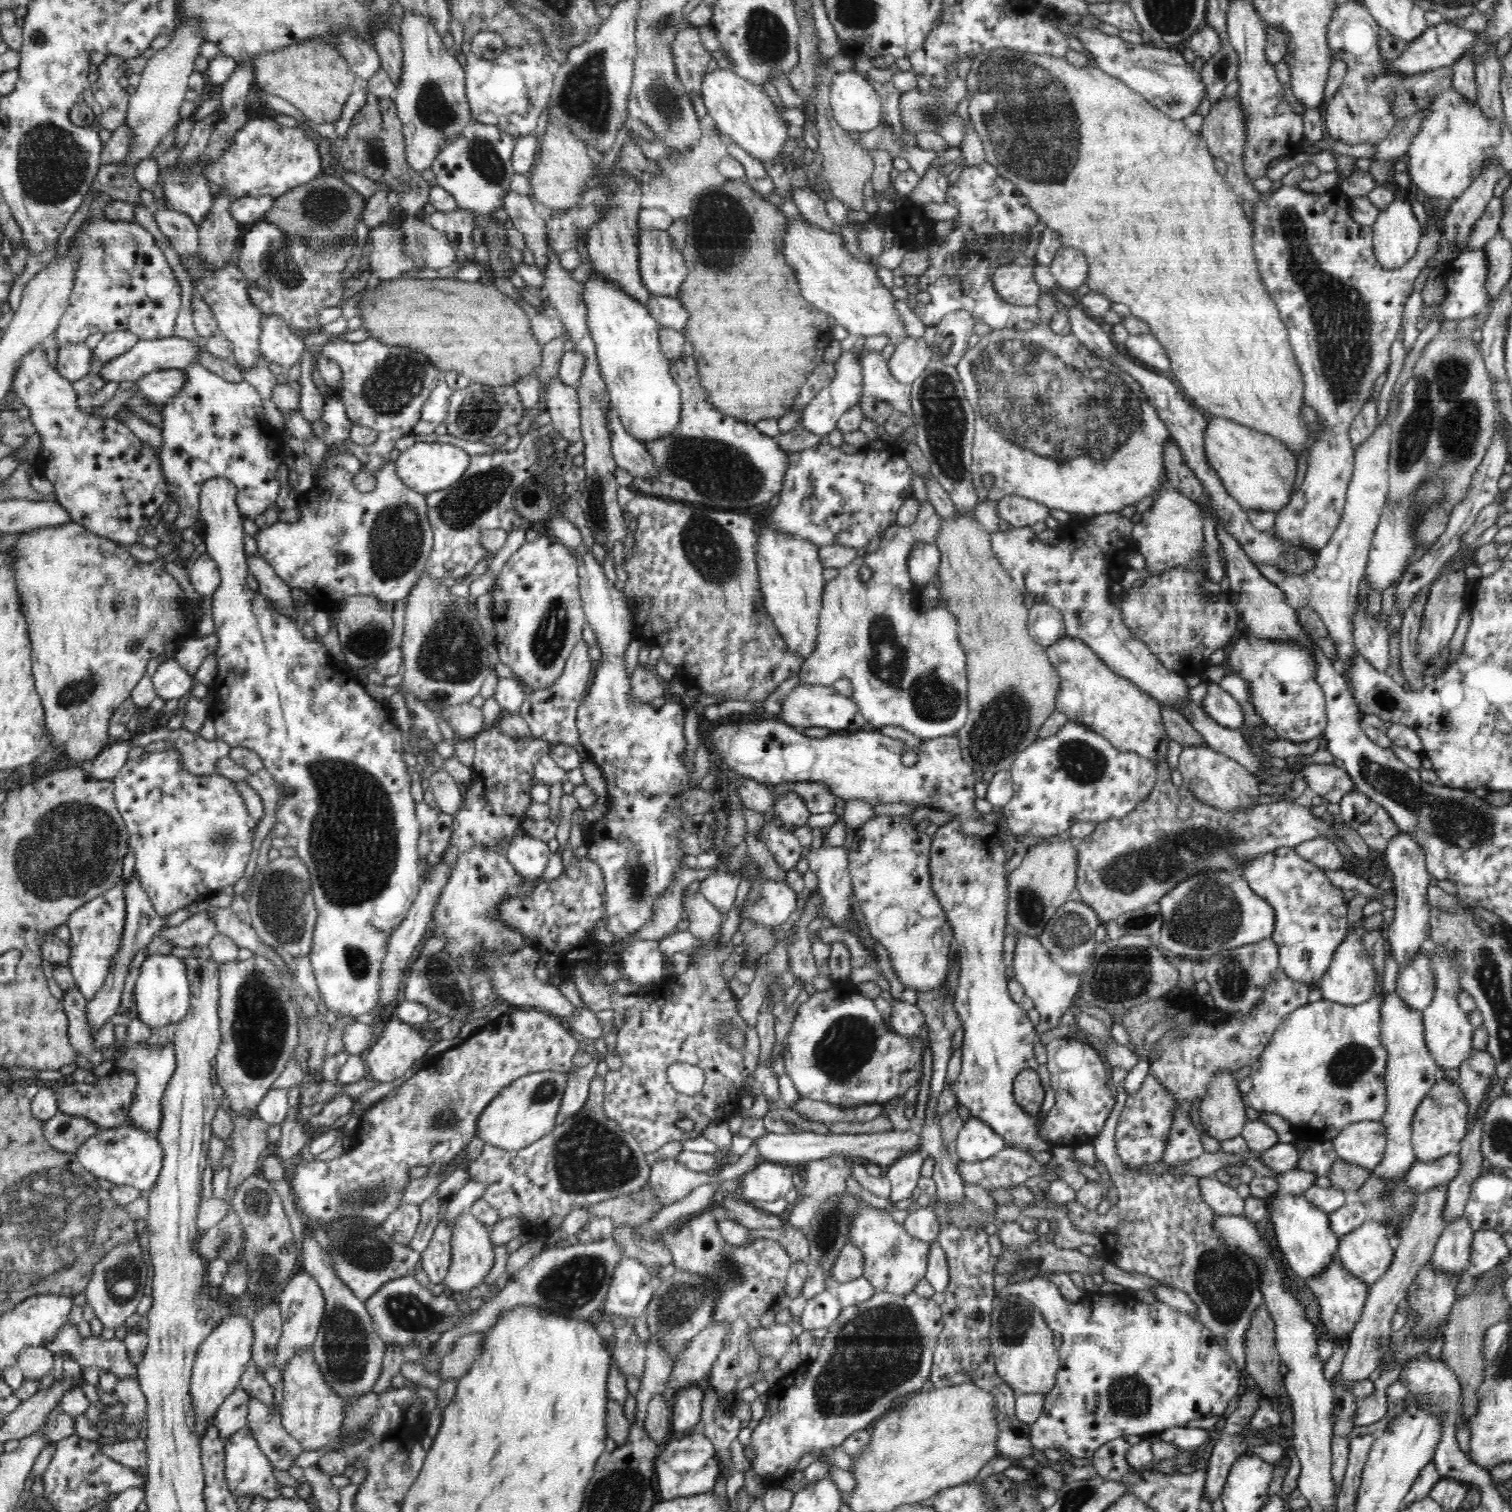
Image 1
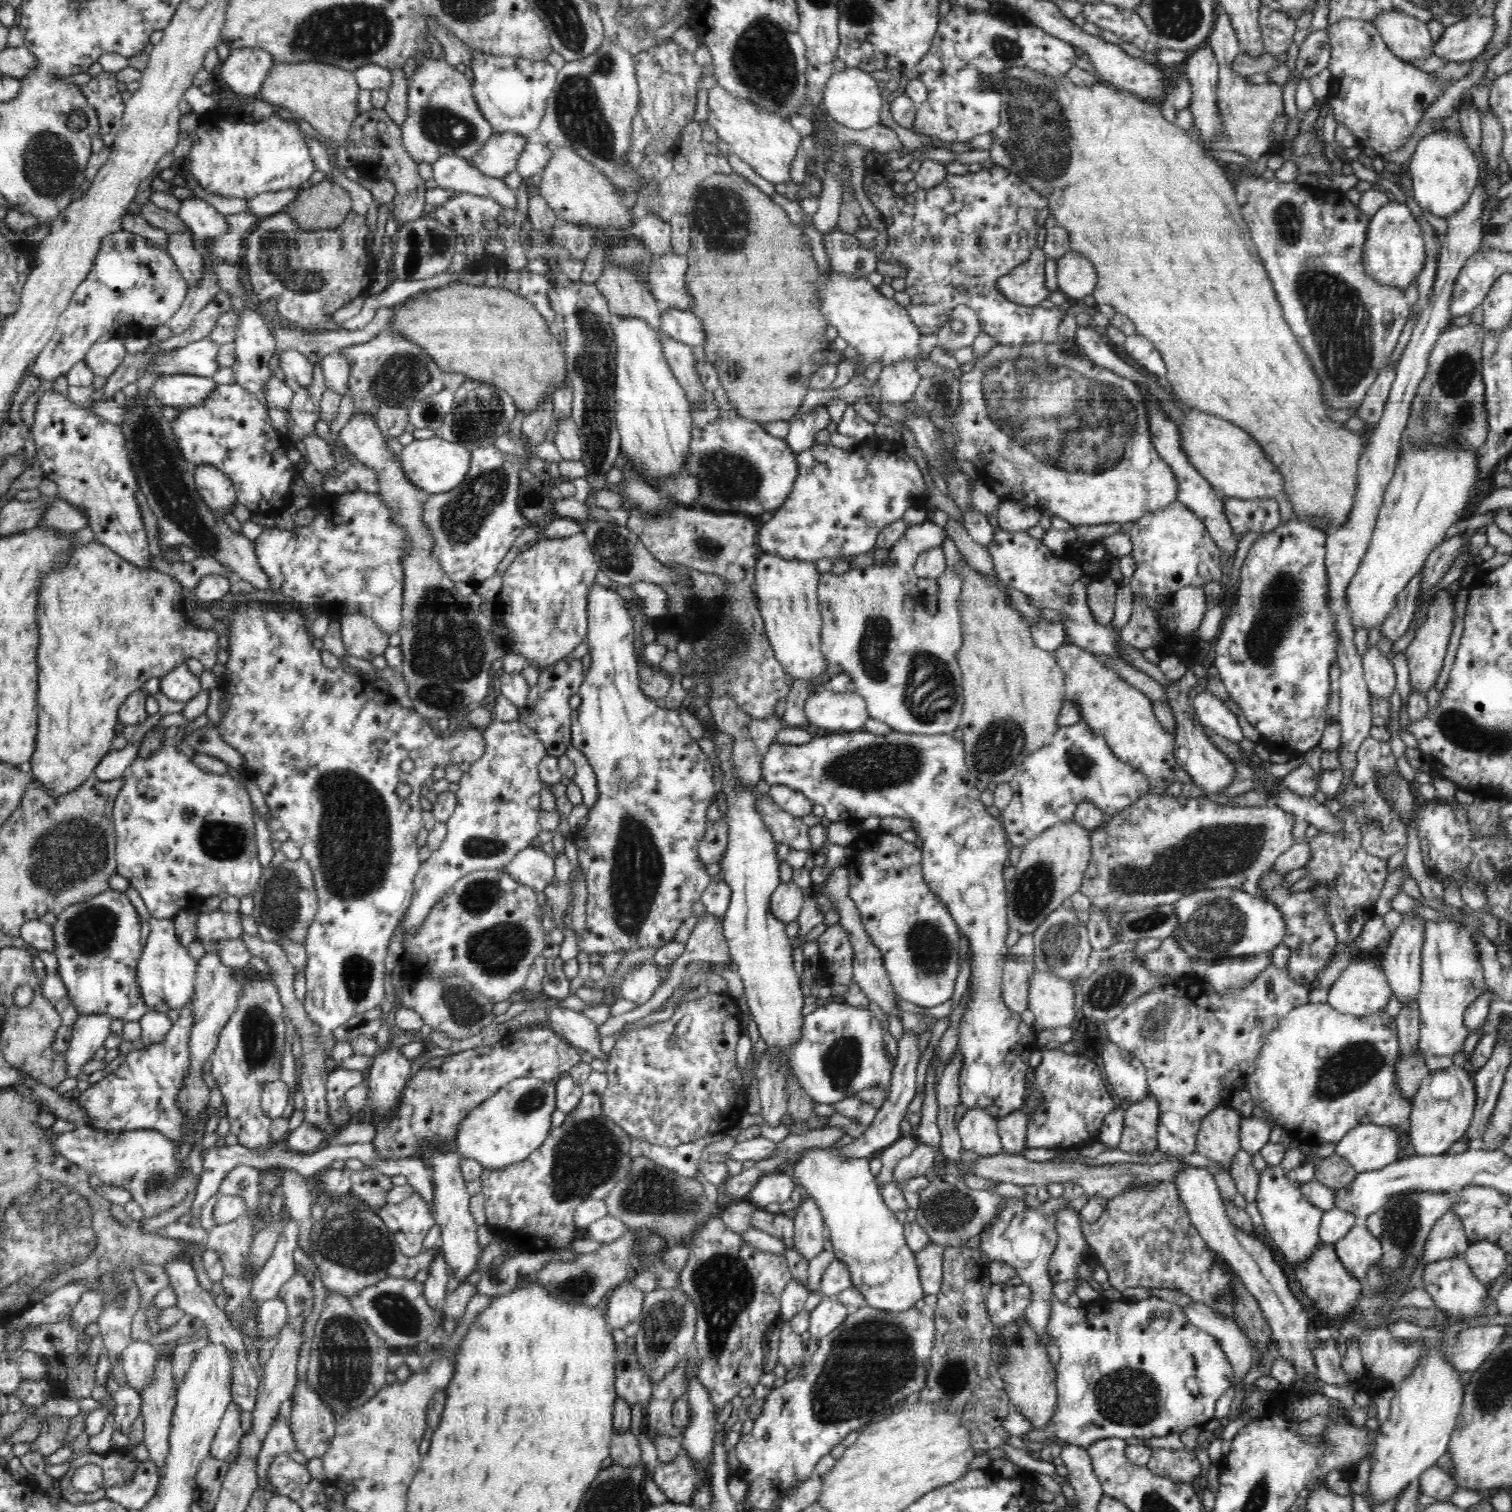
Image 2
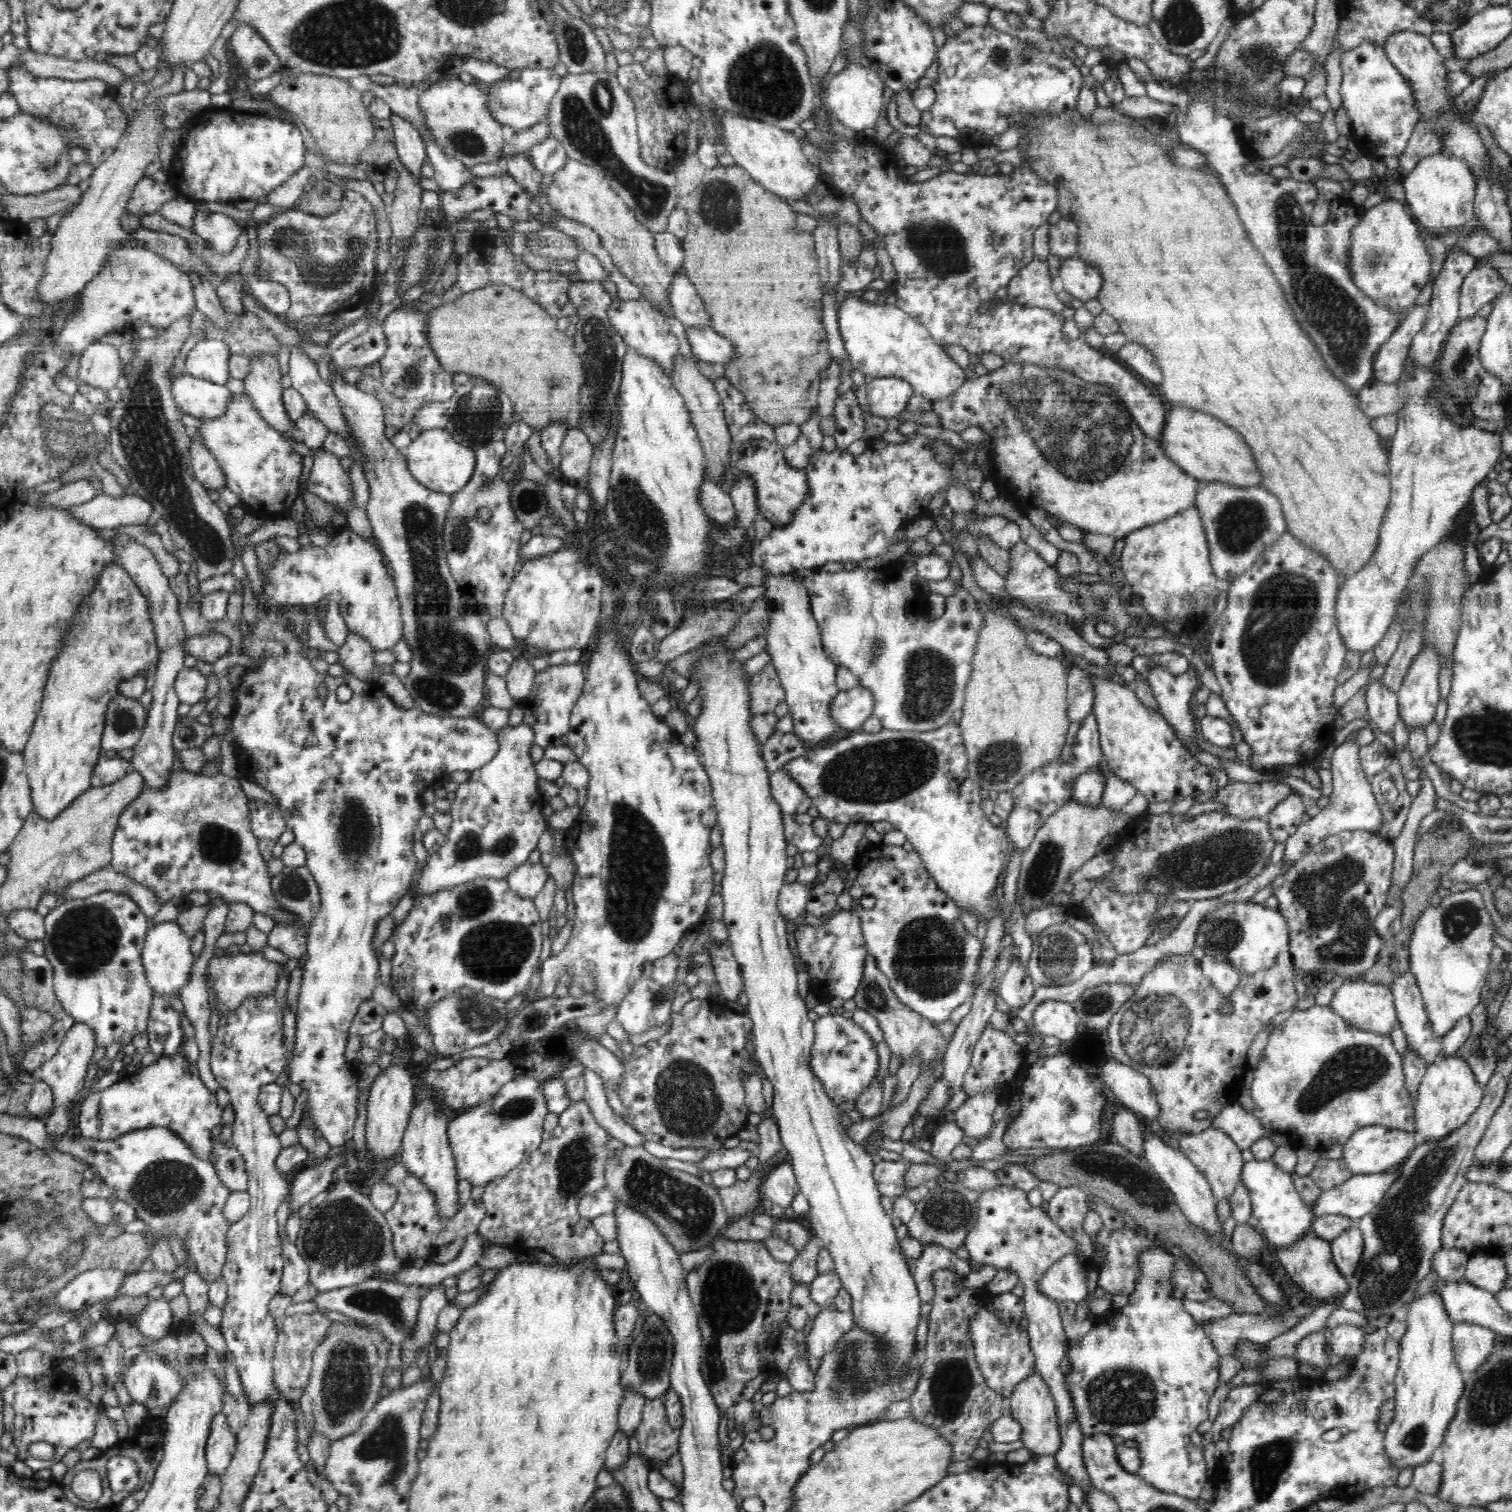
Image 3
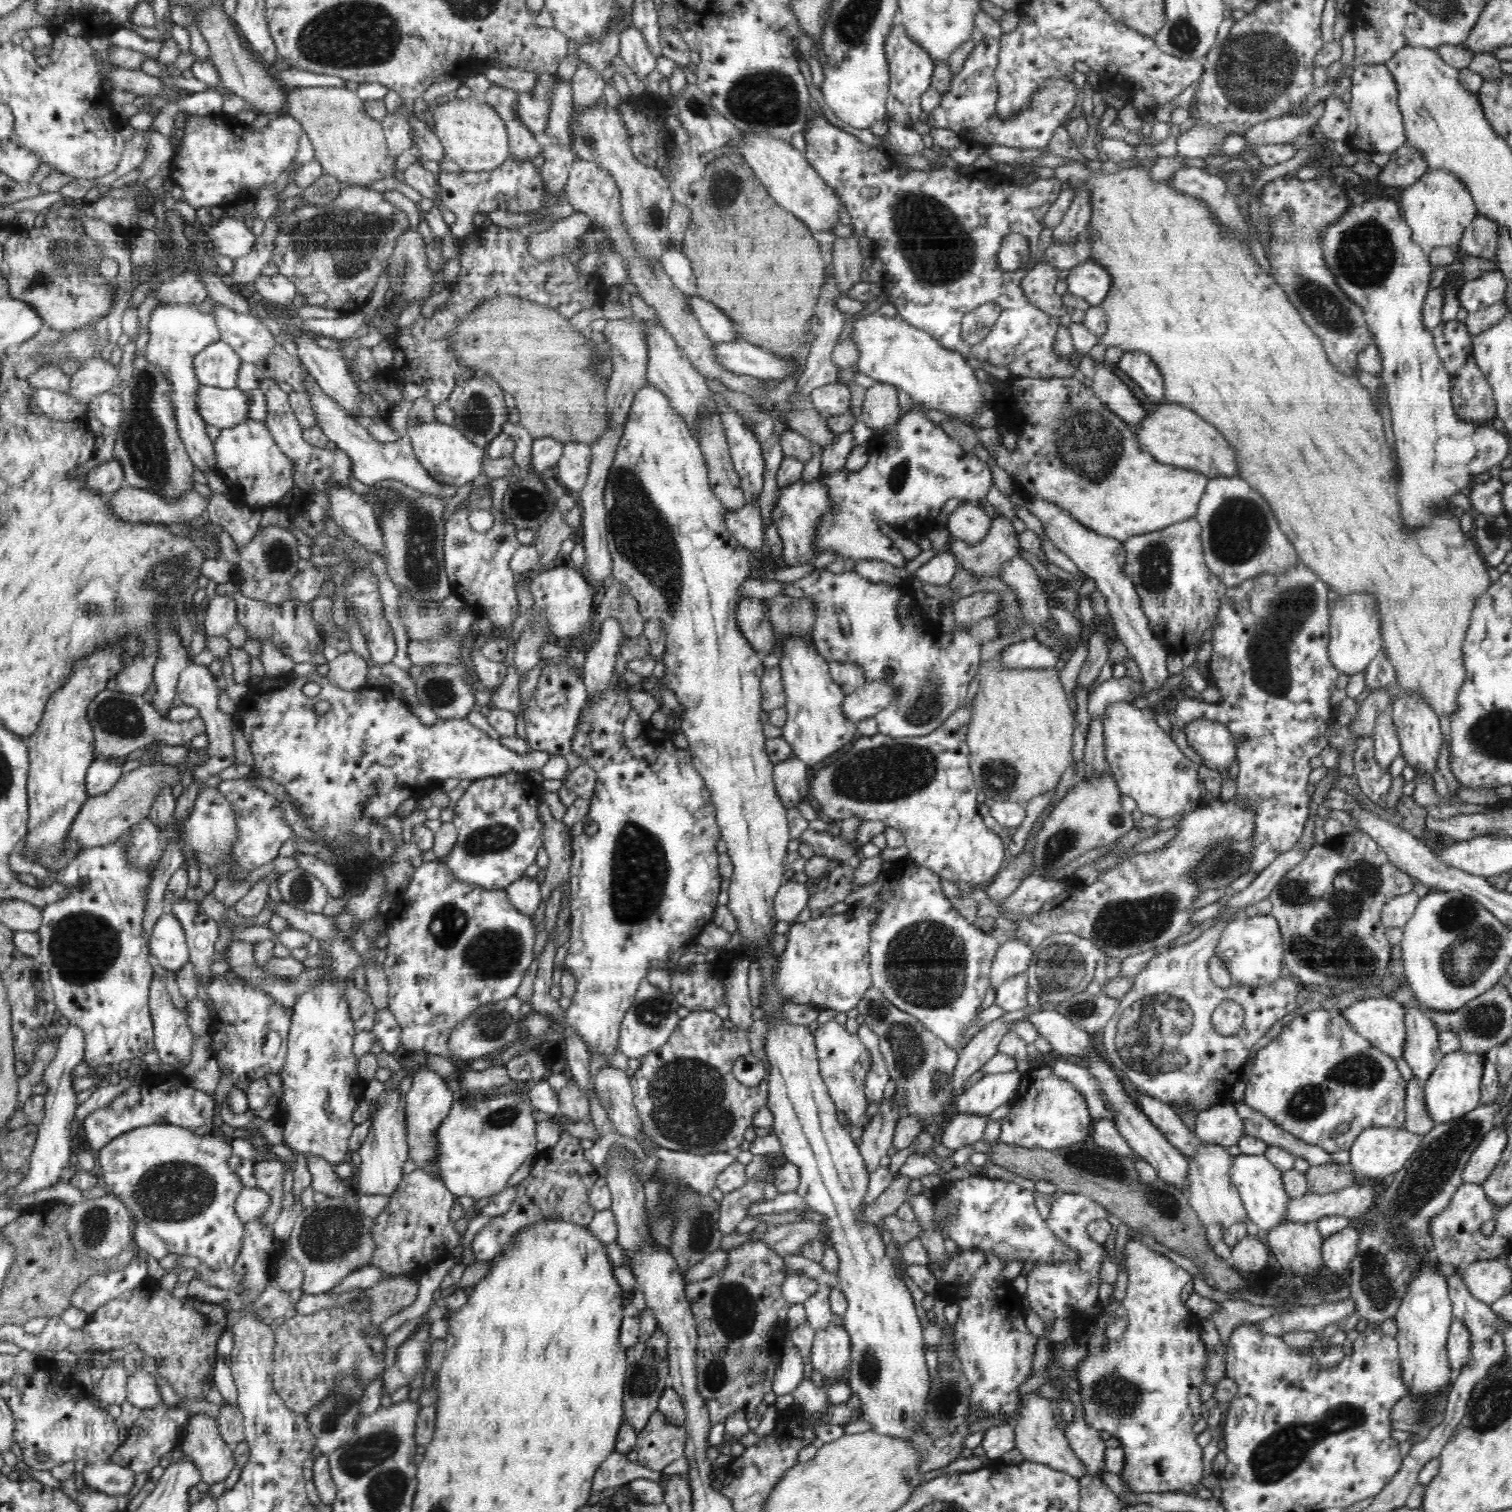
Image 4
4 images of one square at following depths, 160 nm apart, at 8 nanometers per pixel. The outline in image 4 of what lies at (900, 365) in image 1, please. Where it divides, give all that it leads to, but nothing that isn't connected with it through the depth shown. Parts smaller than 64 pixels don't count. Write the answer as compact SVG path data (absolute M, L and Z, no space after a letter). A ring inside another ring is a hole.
M876 381L867 388L861 410L862 422L875 434L876 430L890 426L898 420L898 391L895 385Z

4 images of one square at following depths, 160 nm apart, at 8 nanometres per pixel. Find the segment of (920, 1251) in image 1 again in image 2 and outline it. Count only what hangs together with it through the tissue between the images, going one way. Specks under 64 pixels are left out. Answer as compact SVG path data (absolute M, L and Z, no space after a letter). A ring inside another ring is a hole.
M830 1145L826 1148L810 1148L806 1149L806 1152L802 1153L802 1158L795 1161L796 1166L792 1170L792 1179L794 1183L801 1187L804 1196L810 1196L814 1199L814 1203L820 1209L820 1215L822 1215L822 1221L824 1221L825 1232L828 1232L830 1236L830 1250L835 1254L835 1260L845 1262L846 1268L849 1270L852 1287L856 1288L864 1296L864 1306L875 1308L876 1310L886 1310L894 1312L904 1312L910 1308L913 1308L918 1300L922 1299L925 1295L923 1292L922 1282L920 1282L917 1260L915 1259L916 1252L910 1250L909 1245L905 1241L904 1228L905 1225L900 1224L896 1219L894 1213L892 1213L888 1206L885 1204L881 1194L881 1188L879 1188L874 1174L870 1171L870 1159L869 1158L843 1158L841 1156L841 1147L837 1145Z

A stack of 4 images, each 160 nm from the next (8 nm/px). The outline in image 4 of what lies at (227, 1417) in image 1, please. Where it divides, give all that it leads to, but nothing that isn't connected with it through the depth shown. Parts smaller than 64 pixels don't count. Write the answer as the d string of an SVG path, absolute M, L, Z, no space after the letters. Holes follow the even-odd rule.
M206 1413L191 1416L180 1448L201 1474L201 1482L219 1489L236 1464L233 1452L218 1432L218 1422Z

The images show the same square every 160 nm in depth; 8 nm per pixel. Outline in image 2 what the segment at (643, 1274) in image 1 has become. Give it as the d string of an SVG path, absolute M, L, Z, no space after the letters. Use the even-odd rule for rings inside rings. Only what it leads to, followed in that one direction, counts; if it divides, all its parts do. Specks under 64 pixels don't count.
M631 1272L627 1280L624 1280L606 1301L606 1324L612 1331L615 1328L624 1328L630 1322L638 1321L644 1306L644 1293L635 1287L634 1274Z

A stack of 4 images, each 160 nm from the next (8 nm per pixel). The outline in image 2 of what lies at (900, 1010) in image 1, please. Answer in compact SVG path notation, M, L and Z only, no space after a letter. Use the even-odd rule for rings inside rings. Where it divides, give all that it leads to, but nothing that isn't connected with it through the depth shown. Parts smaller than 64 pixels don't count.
M905 1032L898 1042L898 1053L895 1065L891 1074L890 1094L883 1102L881 1108L877 1110L872 1124L868 1125L865 1133L856 1140L844 1147L841 1147L843 1158L869 1158L879 1155L883 1150L890 1147L902 1137L900 1121L904 1120L910 1101L916 1096L916 1066L920 1060L920 1050L918 1049L918 1036L913 1032ZM803 1196L802 1204L796 1208L796 1211L793 1223L795 1236L791 1242L809 1261L826 1250L824 1221L820 1209L810 1196Z

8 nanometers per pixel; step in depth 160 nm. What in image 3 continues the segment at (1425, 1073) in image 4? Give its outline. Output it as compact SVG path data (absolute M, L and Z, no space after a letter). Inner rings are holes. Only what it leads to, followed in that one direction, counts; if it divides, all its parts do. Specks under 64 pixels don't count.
M1409 969L1396 976L1391 991L1407 1048L1421 1056L1426 1064L1434 1063L1441 1052L1441 1039L1430 1027L1419 986Z

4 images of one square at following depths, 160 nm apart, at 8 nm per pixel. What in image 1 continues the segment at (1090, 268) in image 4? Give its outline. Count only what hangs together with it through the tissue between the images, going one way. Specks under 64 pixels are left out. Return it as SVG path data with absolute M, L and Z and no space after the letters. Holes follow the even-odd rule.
M1062 247L1049 265L1056 284L1062 290L1076 289L1086 283L1089 265L1085 255L1075 248Z

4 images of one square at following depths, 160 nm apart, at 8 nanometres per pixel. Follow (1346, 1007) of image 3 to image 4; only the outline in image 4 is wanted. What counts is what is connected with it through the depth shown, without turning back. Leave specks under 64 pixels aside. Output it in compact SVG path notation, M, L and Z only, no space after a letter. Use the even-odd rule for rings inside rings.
M1387 995L1364 998L1350 1004L1350 1008L1344 1008L1340 1013L1349 1020L1360 1036L1366 1037L1373 1044L1375 1051L1381 1050L1396 1061L1402 1058L1406 1044L1406 1011L1393 998Z

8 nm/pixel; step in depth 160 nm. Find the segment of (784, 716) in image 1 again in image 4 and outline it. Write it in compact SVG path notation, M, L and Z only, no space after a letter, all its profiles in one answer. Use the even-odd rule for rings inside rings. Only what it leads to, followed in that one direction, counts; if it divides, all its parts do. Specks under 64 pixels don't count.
M867 682L845 696L842 711L847 720L857 724L860 720L874 717L896 698L897 691L888 682Z

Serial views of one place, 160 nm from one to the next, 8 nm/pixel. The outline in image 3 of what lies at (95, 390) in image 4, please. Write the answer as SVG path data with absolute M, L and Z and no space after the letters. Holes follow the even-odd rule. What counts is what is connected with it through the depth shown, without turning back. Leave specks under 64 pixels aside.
M104 342L92 343L79 358L77 379L88 386L108 391L116 386L123 372L122 363L118 349Z

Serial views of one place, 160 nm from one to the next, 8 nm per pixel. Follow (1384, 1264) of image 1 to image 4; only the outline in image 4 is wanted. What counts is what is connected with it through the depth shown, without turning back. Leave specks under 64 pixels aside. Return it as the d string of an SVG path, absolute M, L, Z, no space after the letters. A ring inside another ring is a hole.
M1351 1225L1325 1238L1321 1253L1326 1268L1334 1274L1343 1274L1357 1255L1360 1234Z

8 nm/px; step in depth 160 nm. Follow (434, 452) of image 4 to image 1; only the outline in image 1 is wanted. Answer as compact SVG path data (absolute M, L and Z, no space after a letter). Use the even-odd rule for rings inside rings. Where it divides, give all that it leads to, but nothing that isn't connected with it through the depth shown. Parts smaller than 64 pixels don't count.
M416 441L411 447L402 451L394 463L397 476L406 486L427 495L450 487L461 479L470 464L470 455L451 443Z

